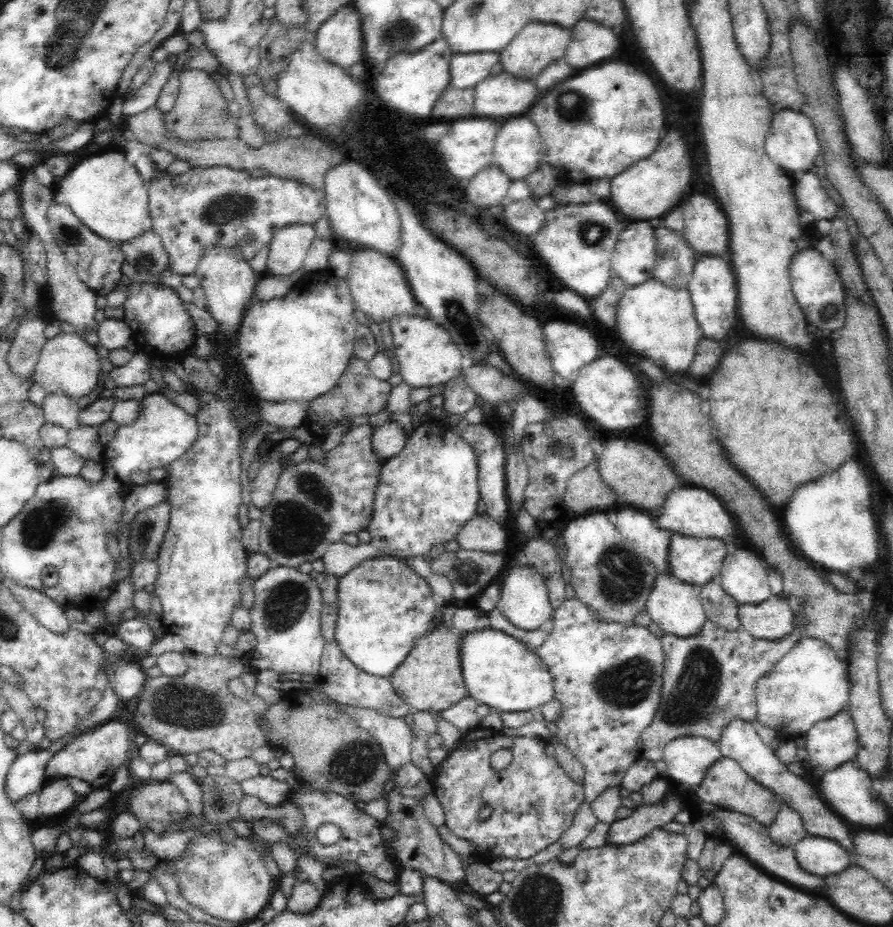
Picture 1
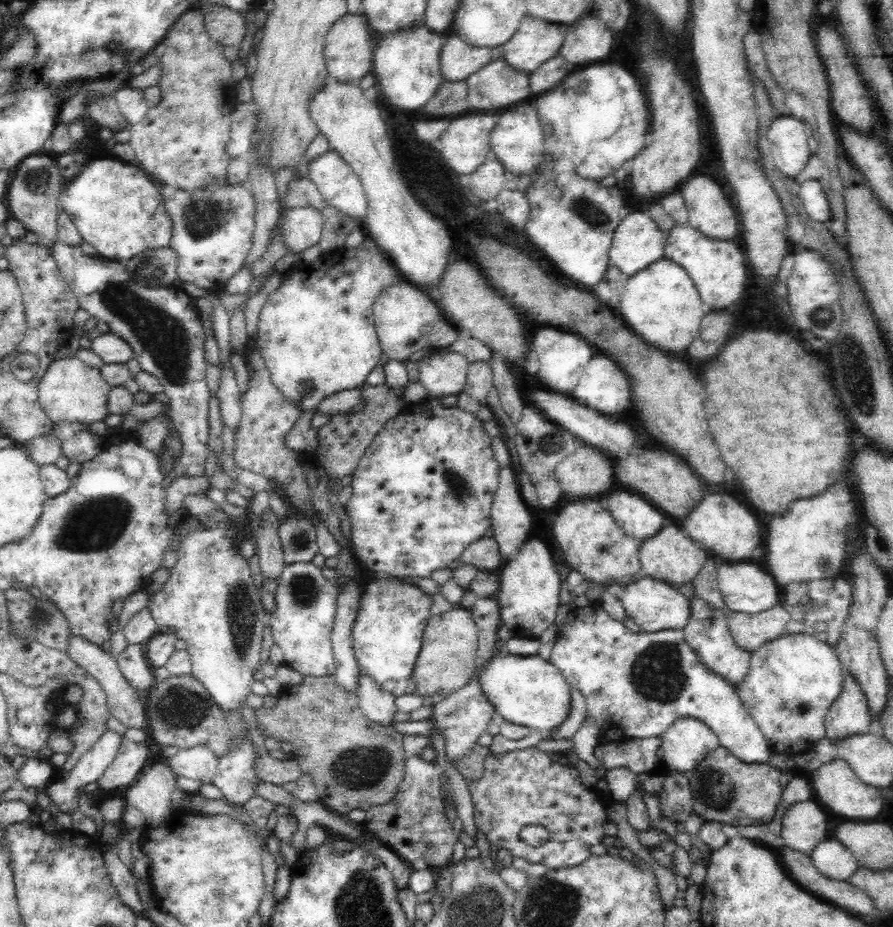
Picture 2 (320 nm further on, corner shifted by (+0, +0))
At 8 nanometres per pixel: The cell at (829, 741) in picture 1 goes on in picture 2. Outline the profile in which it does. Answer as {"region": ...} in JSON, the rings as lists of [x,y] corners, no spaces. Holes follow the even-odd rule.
{"region":[[[841,668],[842,691],[825,716],[826,738],[840,740],[850,734],[870,732],[873,717],[864,691],[847,668]]]}

